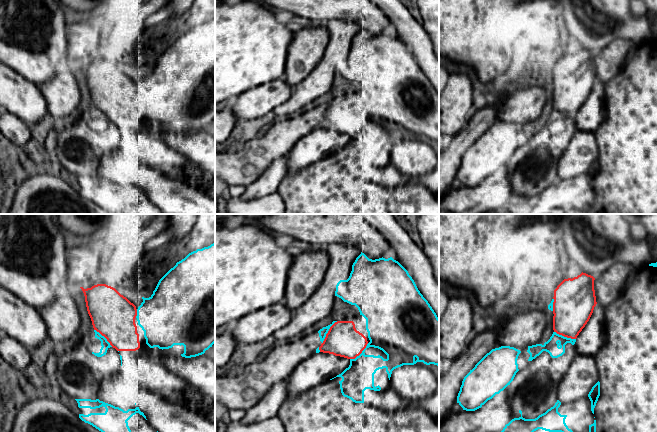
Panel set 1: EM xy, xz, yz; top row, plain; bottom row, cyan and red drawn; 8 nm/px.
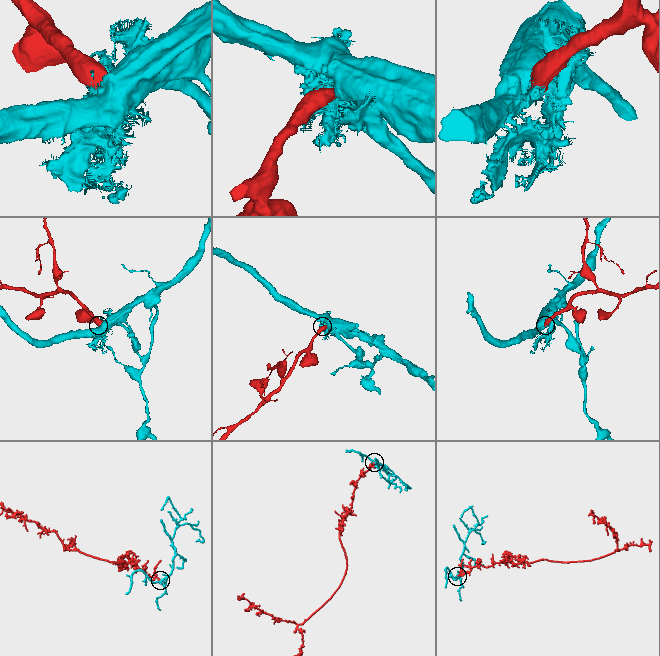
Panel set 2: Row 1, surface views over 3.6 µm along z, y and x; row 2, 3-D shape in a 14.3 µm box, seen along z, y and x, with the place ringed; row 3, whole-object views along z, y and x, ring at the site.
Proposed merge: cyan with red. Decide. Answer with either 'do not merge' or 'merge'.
do not merge

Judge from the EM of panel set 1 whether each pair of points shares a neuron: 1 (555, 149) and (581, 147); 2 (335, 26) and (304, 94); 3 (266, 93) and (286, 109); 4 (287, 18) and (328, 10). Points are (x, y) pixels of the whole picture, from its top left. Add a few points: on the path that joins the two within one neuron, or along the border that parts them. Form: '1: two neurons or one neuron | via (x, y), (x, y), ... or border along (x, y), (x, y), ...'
1: two neurons | border along (576, 130), (569, 145), (559, 159), (557, 170)
2: one neuron | via (335, 43), (335, 48), (321, 77)
3: two neurons | border along (293, 88), (290, 96), (271, 111)
4: two neurons | border along (283, 10), (287, 10), (295, 16)

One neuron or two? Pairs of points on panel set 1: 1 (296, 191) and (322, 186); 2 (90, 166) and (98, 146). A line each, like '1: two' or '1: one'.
1: one
2: one

